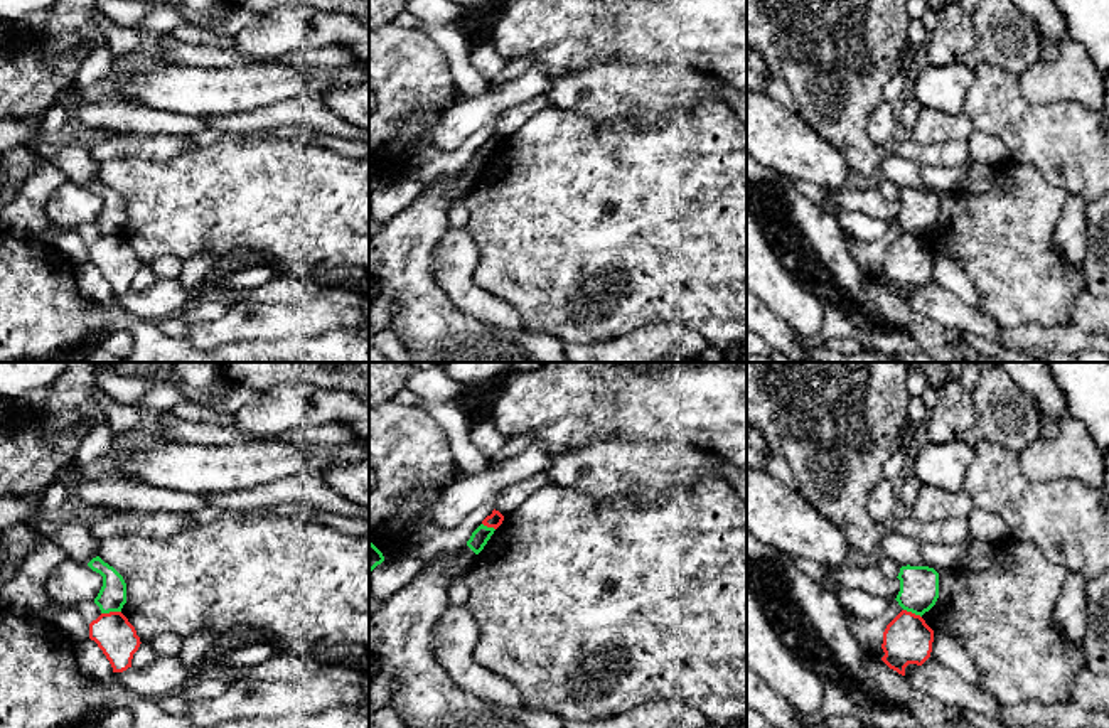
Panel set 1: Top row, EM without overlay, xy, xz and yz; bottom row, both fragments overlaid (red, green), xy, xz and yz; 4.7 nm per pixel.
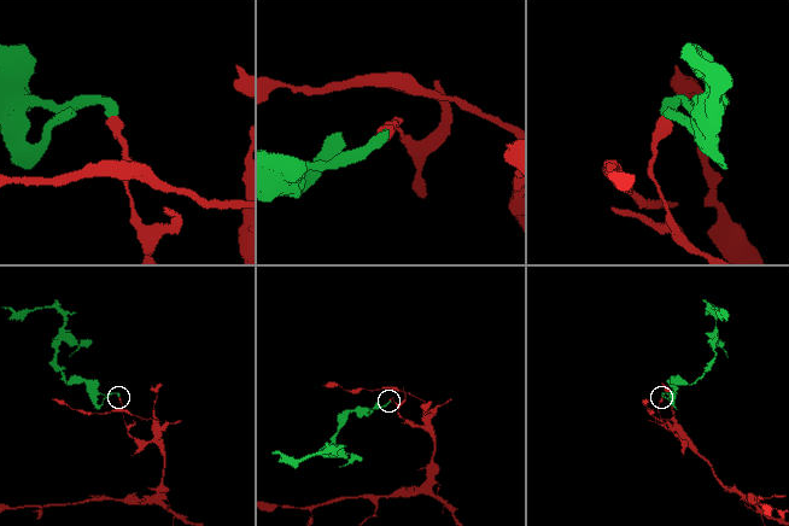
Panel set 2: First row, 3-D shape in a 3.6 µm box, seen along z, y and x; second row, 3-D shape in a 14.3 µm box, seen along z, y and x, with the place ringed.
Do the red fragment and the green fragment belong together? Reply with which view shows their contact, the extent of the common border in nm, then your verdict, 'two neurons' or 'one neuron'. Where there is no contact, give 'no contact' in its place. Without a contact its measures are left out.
meets red in xy; contact 100 nm long; two neurons

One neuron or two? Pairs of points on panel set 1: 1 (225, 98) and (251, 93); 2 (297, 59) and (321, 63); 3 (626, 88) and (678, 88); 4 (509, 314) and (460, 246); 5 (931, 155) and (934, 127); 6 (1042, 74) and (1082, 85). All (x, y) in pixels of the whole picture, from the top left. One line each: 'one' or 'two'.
1: one
2: one
3: one
4: one
5: two
6: one

